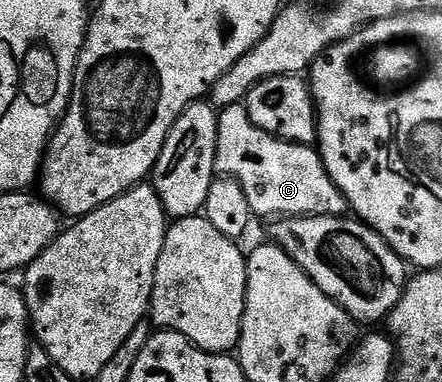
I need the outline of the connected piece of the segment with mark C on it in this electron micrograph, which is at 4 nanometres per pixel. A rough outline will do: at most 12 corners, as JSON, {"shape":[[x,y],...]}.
{"shape":[[220,108],[217,175],[254,216],[339,215],[321,152]]}

